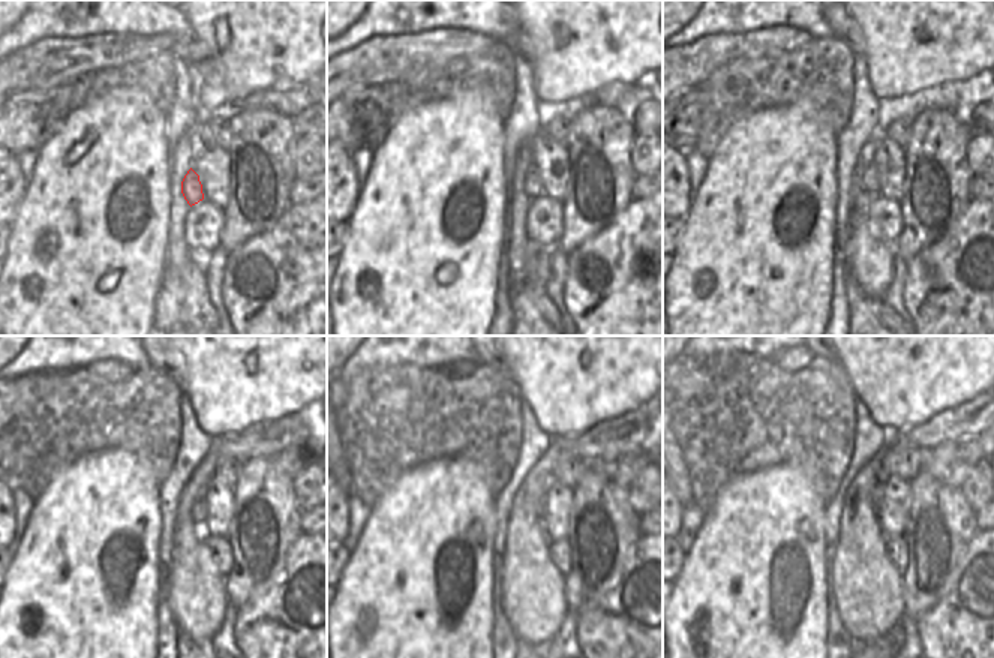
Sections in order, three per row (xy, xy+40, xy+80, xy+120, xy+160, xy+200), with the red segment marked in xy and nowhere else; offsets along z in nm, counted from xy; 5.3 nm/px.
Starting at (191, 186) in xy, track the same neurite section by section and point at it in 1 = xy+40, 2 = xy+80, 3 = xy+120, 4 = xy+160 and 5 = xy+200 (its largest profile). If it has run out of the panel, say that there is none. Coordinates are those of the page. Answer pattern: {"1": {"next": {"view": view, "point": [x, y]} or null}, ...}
{"1": {"next": {"view": "xy+40", "point": [531, 183]}}, "2": {"next": {"view": "xy+80", "point": [870, 174]}}, "3": {"next": {"view": "xy+120", "point": [200, 508]}}, "4": {"next": {"view": "xy+160", "point": [540, 505]}}, "5": {"next": {"view": "xy+200", "point": [877, 490]}}}

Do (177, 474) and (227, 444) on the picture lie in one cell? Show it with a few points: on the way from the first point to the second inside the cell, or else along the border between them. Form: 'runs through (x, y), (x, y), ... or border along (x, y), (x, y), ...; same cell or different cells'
border along (210, 438), (212, 445); different cells

